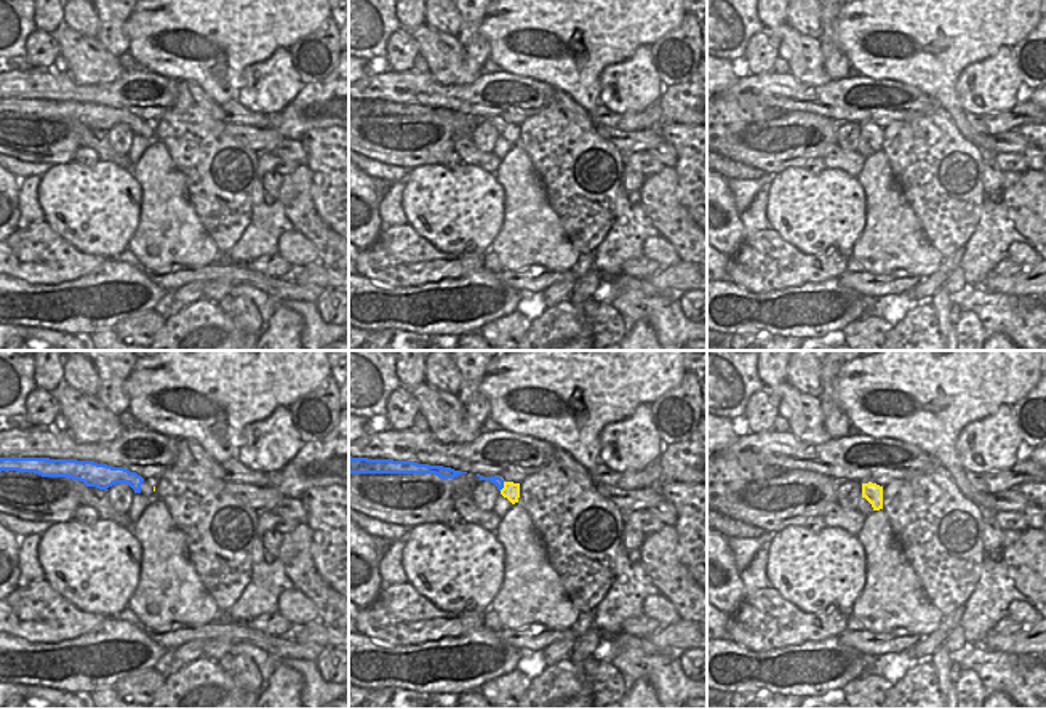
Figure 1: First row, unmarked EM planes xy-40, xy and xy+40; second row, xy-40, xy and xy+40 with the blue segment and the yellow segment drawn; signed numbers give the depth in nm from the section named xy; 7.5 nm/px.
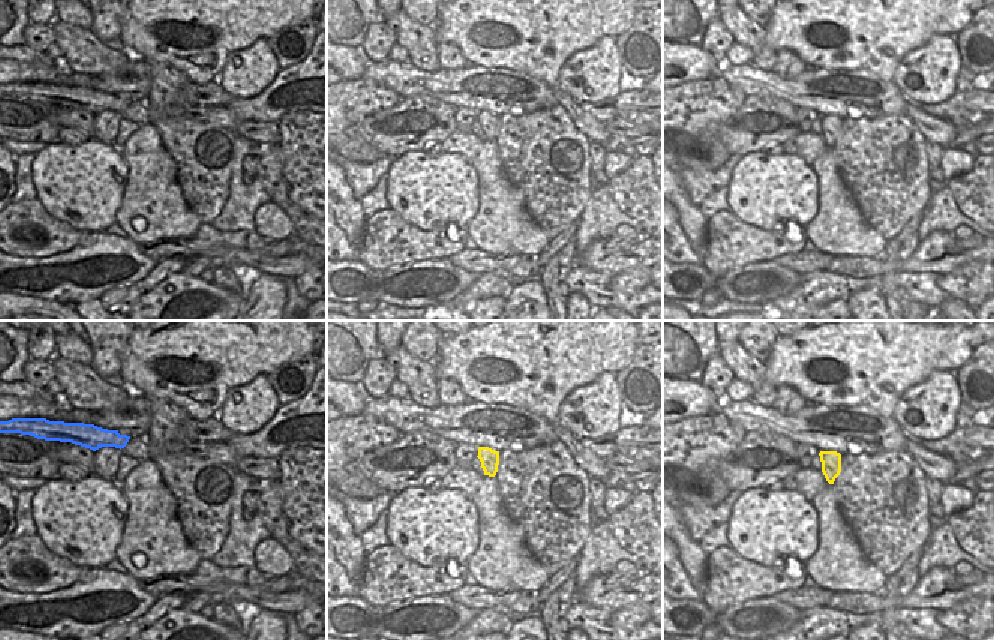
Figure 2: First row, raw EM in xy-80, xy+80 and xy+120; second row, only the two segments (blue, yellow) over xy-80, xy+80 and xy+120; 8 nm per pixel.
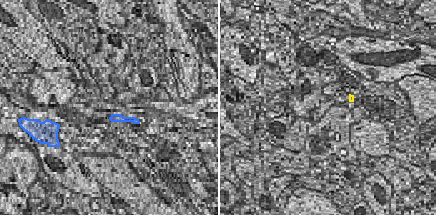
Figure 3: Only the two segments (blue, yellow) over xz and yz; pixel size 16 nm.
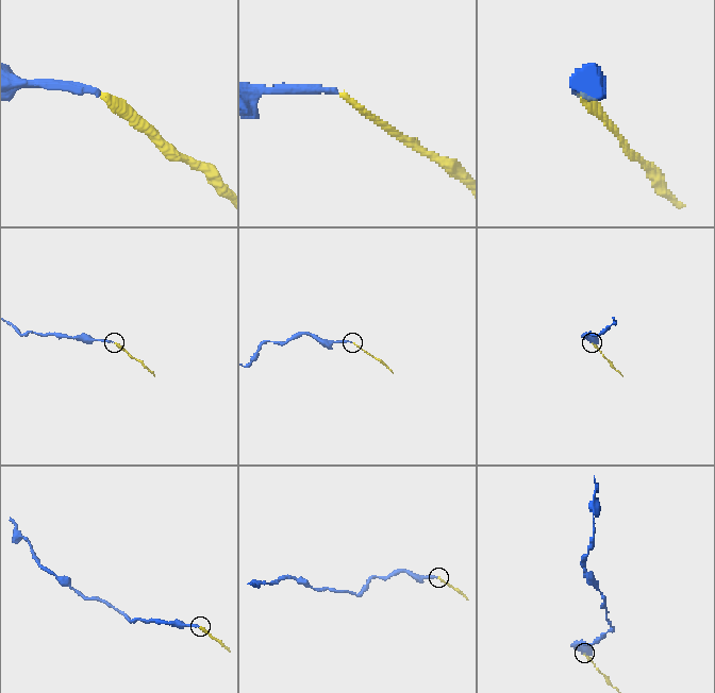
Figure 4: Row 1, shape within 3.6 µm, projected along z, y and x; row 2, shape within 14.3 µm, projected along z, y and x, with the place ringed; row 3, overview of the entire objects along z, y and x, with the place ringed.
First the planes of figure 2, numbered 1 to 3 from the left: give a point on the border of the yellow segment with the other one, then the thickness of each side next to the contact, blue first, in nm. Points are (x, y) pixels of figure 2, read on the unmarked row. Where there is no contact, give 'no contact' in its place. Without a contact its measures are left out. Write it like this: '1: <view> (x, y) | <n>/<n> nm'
1: no contact
2: no contact
3: no contact

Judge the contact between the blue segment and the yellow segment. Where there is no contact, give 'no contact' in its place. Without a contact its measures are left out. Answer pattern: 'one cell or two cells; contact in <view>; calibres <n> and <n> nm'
one cell; contact in xy; calibres 70 and 130 nm

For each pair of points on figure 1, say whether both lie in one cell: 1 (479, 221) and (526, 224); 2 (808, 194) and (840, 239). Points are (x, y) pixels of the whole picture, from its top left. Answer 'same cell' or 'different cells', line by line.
1: different cells
2: same cell

